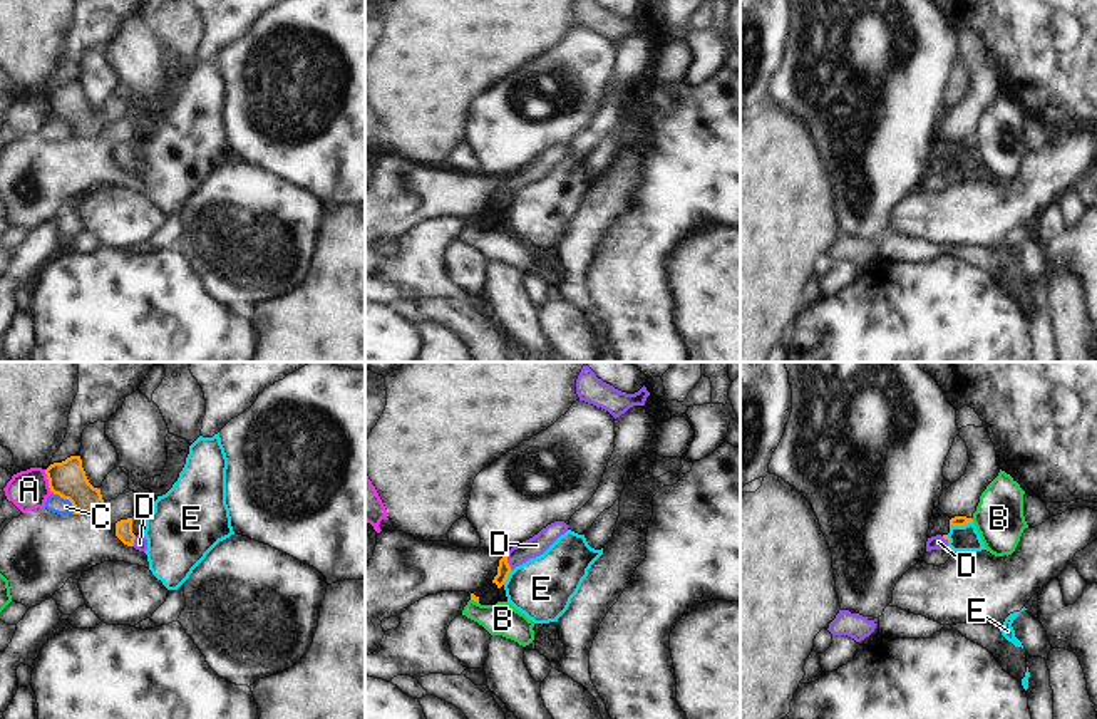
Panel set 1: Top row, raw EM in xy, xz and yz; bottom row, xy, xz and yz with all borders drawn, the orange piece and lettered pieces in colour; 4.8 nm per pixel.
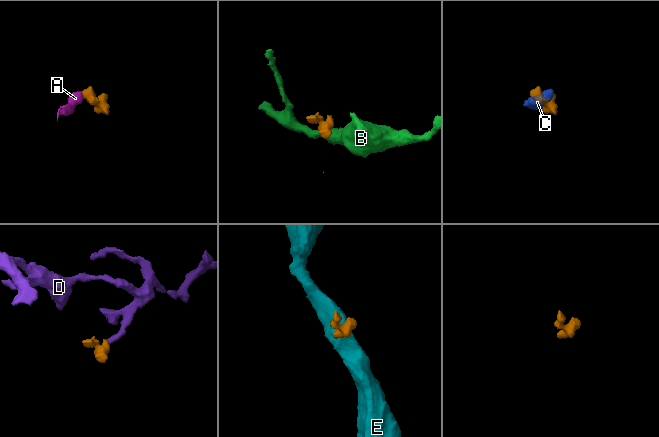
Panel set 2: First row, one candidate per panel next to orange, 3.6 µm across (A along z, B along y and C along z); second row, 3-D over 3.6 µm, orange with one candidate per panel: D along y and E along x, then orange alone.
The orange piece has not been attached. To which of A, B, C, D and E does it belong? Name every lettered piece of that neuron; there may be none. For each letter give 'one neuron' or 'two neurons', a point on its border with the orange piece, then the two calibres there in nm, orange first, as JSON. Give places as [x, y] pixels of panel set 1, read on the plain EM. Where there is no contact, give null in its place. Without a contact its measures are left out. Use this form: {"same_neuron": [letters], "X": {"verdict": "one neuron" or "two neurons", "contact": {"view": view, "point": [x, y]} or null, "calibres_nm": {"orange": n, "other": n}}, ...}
{"same_neuron": ["D"], "A": {"verdict": "two neurons", "contact": {"view": "xy", "point": [49, 106]}, "calibres_nm": {"orange": 170, "other": 190}}, "B": {"verdict": "two neurons", "contact": {"view": "yz", "point": [972, 144]}, "calibres_nm": {"orange": 50, "other": 240}}, "C": {"verdict": "two neurons", "contact": {"view": "xy", "point": [67, 123]}, "calibres_nm": {"orange": 170, "other": 90}}, "D": {"verdict": "one neuron", "contact": {"view": "xz", "point": [506, 186]}, "calibres_nm": {"orange": 60, "other": 90}}, "E": {"verdict": "two neurons", "contact": {"view": "yz", "point": [960, 150]}, "calibres_nm": {"orange": 50, "other": 130}}}

